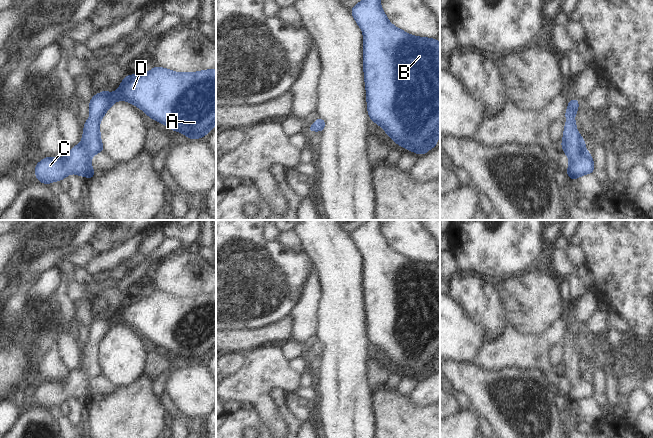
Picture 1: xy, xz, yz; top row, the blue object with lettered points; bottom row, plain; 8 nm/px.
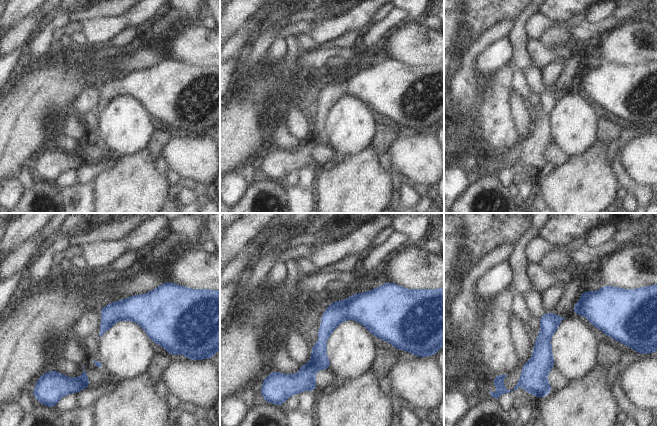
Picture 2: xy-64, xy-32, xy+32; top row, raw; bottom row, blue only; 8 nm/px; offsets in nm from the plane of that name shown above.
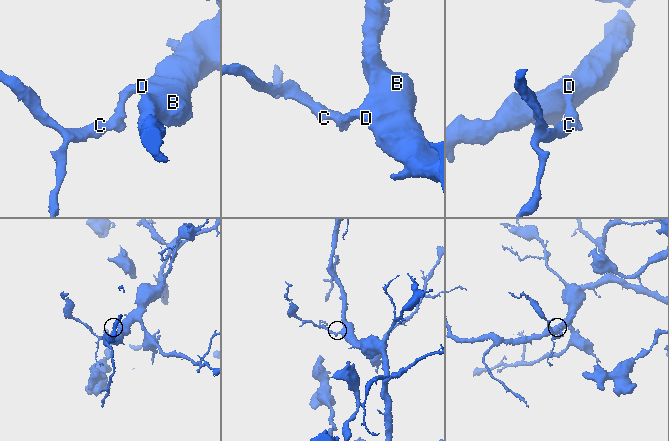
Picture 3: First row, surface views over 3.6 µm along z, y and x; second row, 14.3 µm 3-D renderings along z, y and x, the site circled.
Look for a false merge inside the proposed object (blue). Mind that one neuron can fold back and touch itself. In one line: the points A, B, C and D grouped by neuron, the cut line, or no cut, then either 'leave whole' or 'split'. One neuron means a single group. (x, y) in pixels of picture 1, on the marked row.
A B C D; no cut; leave whole

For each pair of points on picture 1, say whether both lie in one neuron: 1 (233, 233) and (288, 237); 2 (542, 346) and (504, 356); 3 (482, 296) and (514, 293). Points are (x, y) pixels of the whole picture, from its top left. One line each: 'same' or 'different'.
1: different
2: same
3: different

